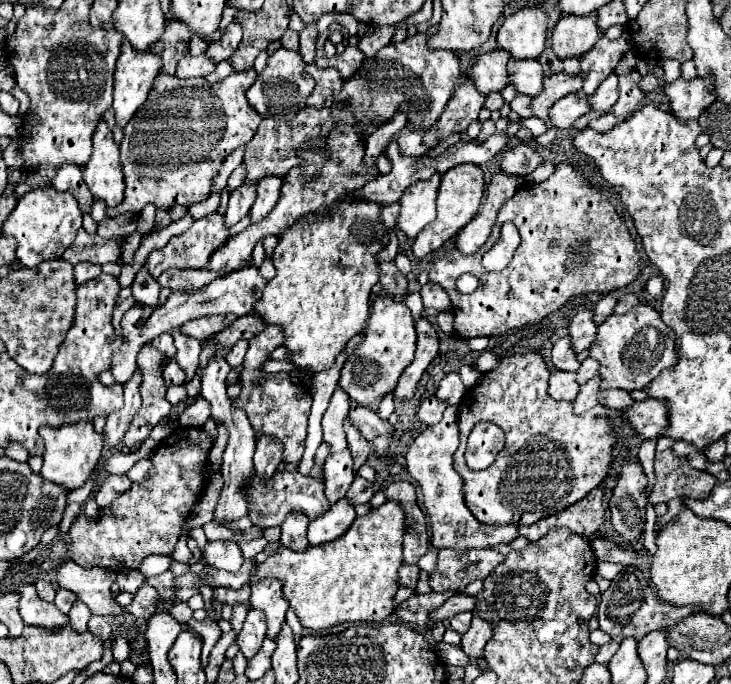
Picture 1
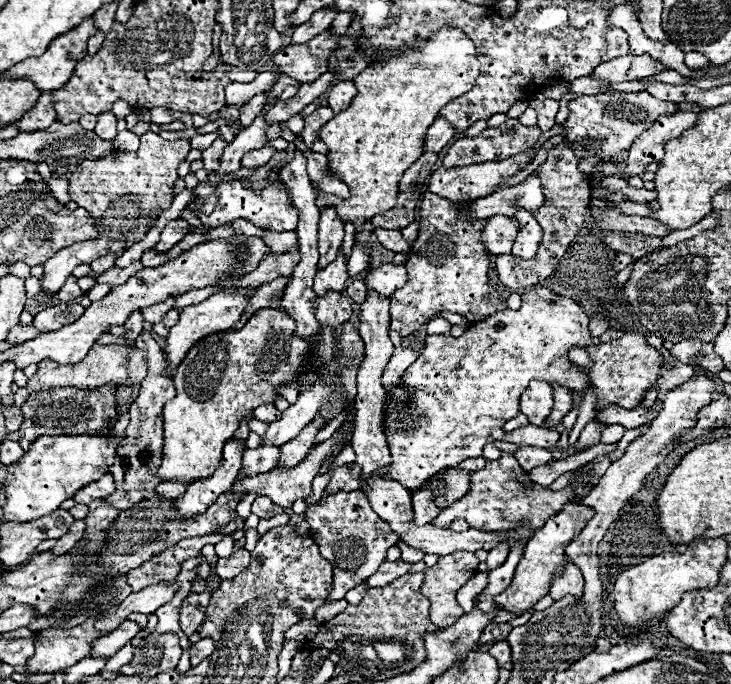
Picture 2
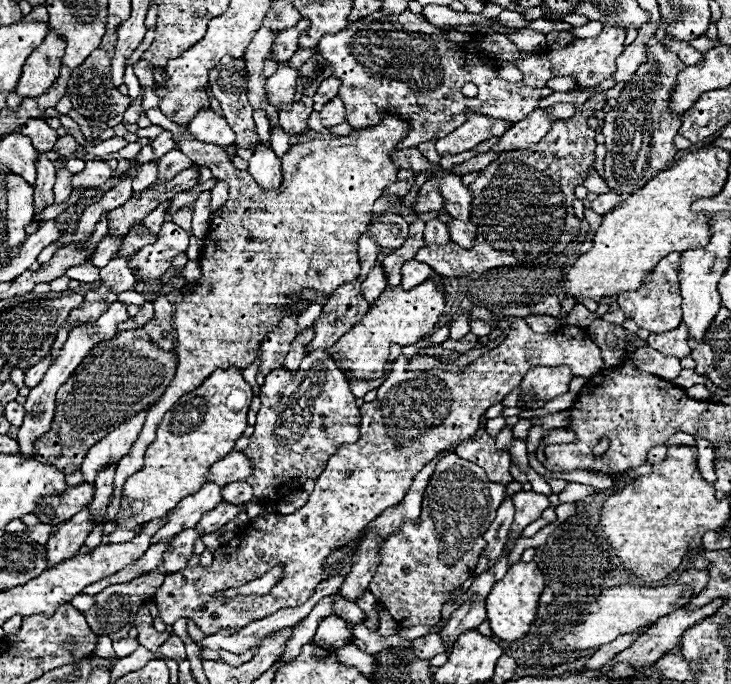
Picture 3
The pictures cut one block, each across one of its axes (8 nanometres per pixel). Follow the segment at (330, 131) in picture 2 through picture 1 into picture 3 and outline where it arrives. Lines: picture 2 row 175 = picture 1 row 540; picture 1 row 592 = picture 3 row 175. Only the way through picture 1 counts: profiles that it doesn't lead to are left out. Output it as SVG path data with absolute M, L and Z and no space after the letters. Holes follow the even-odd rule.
M158 108L146 110L146 116L152 124L180 134L180 150L194 164L206 164L214 178L226 180L230 184L230 198L210 216L208 232L198 256L202 278L194 284L190 296L184 296L182 302L176 304L174 350L178 356L178 370L168 392L150 408L128 458L120 460L116 466L108 521L118 512L124 480L144 466L144 452L148 444L156 440L156 428L164 412L168 412L180 396L198 388L216 368L248 368L256 360L258 346L264 342L266 334L278 328L282 318L300 314L288 310L288 306L294 304L294 300L288 298L292 292L316 290L324 296L332 296L336 288L358 278L358 240L370 224L374 202L388 184L396 182L398 168L392 164L390 154L410 128L406 120L386 114L380 124L360 128L350 136L296 144L282 158L284 180L280 188L264 190L246 170L236 170L226 150L220 146L192 140L186 126L180 128L172 124Z

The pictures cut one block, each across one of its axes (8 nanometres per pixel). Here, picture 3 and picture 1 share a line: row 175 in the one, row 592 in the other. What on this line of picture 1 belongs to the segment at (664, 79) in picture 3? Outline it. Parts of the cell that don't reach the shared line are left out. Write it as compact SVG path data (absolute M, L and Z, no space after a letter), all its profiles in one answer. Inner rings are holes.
M634 564L624 568L608 586L608 590L600 596L598 604L598 622L600 630L612 636L612 640L622 642L624 638L642 638L652 630L664 630L674 626L680 620L686 620L688 616L702 612L700 606L672 606L664 604L664 600L658 598L656 588L650 584L650 564L646 568L642 564Z

